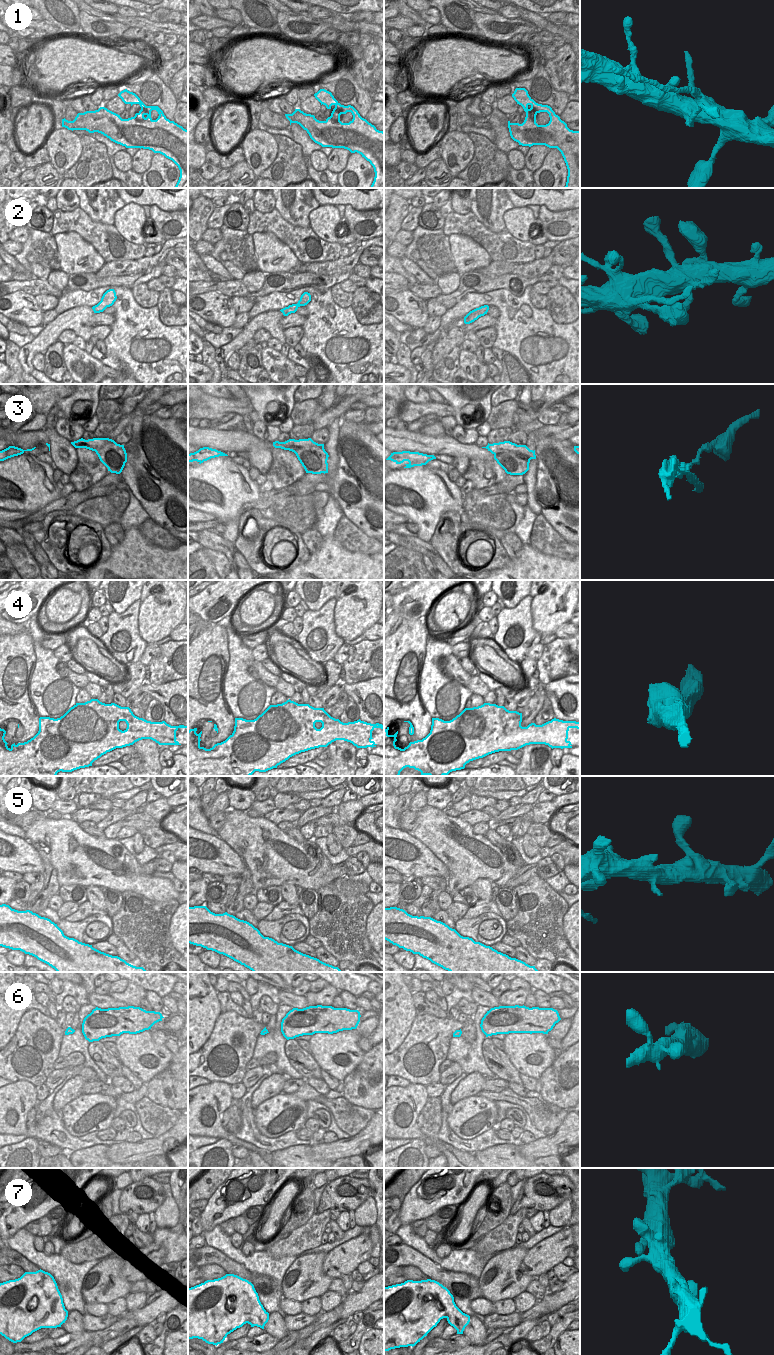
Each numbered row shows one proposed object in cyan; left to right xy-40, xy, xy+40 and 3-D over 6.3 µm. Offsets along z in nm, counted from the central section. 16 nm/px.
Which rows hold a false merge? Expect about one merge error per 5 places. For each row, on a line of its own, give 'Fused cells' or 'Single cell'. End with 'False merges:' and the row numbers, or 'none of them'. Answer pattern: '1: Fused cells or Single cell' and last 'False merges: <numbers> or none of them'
1: Fused cells
2: Single cell
3: Fused cells
4: Single cell
5: Single cell
6: Single cell
7: Single cell
False merges: 1, 3

